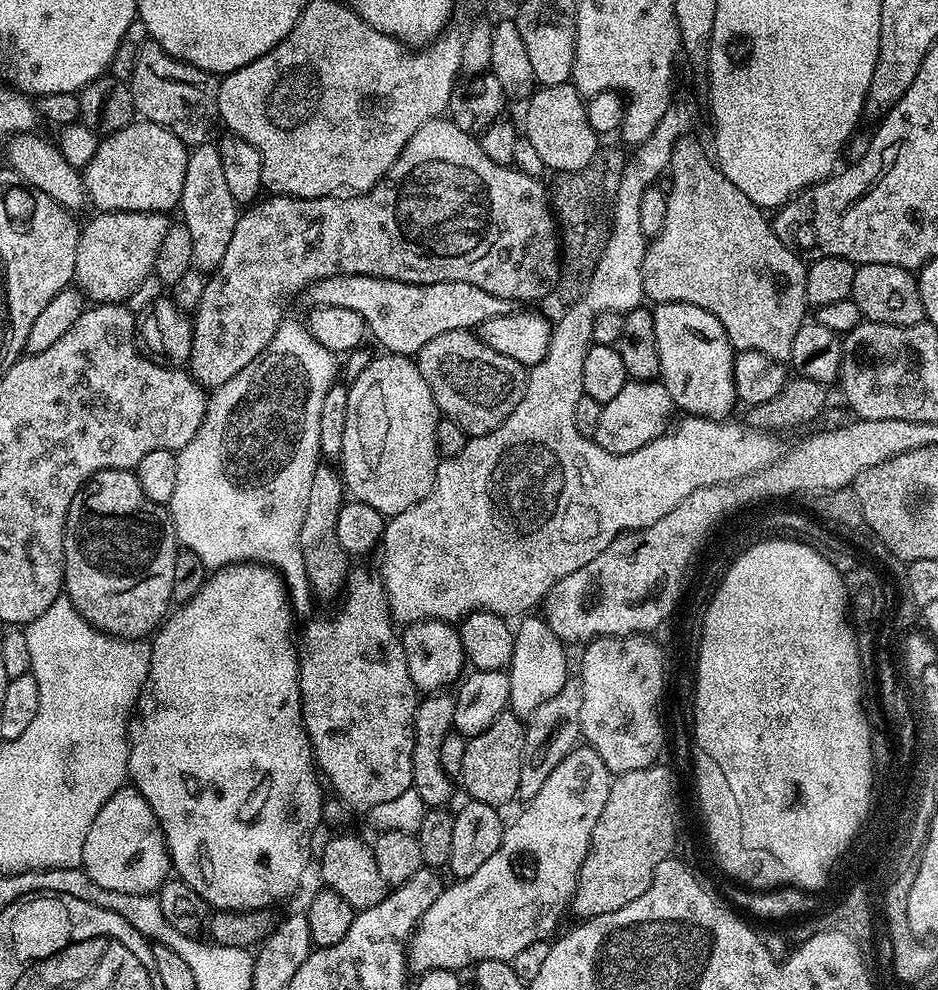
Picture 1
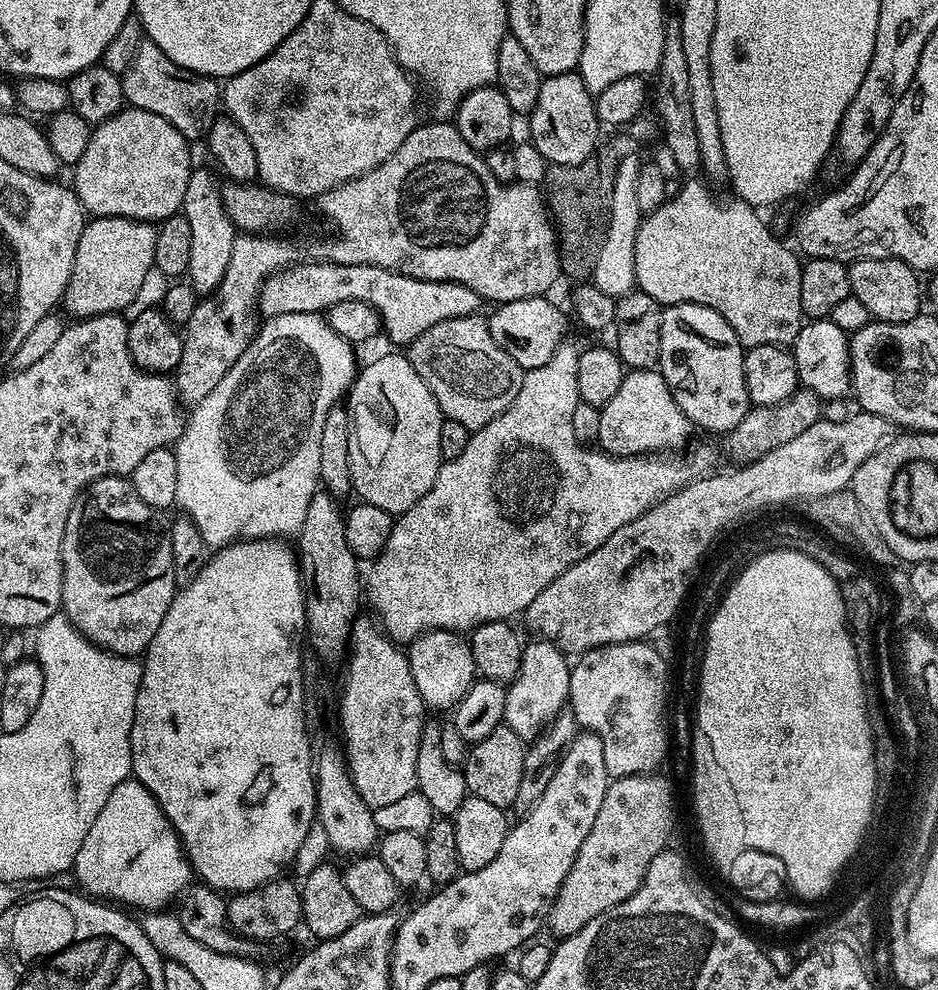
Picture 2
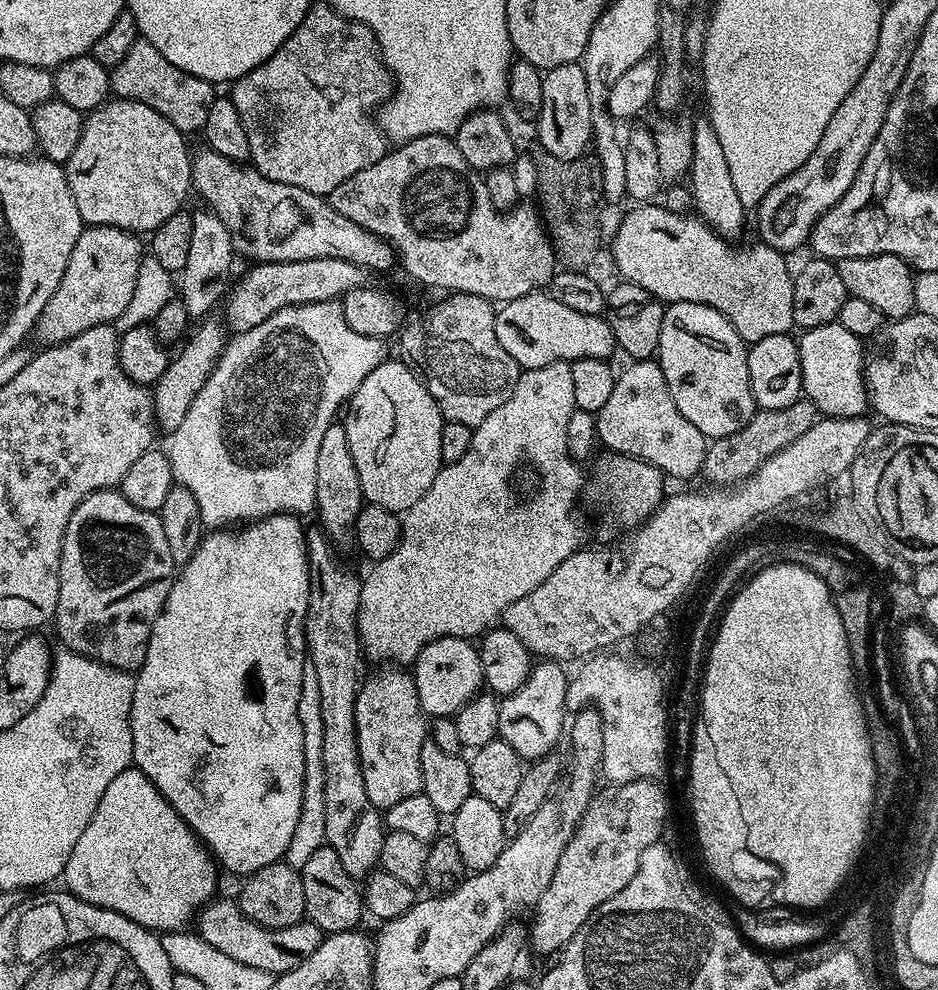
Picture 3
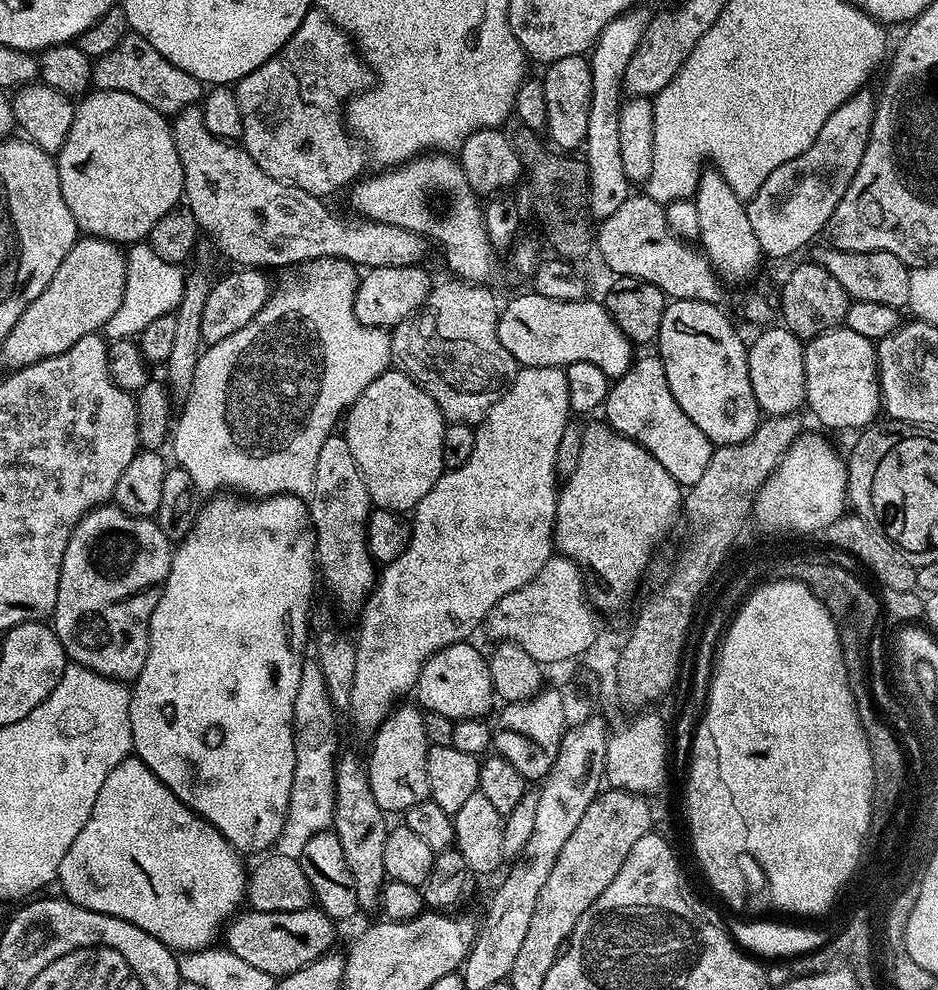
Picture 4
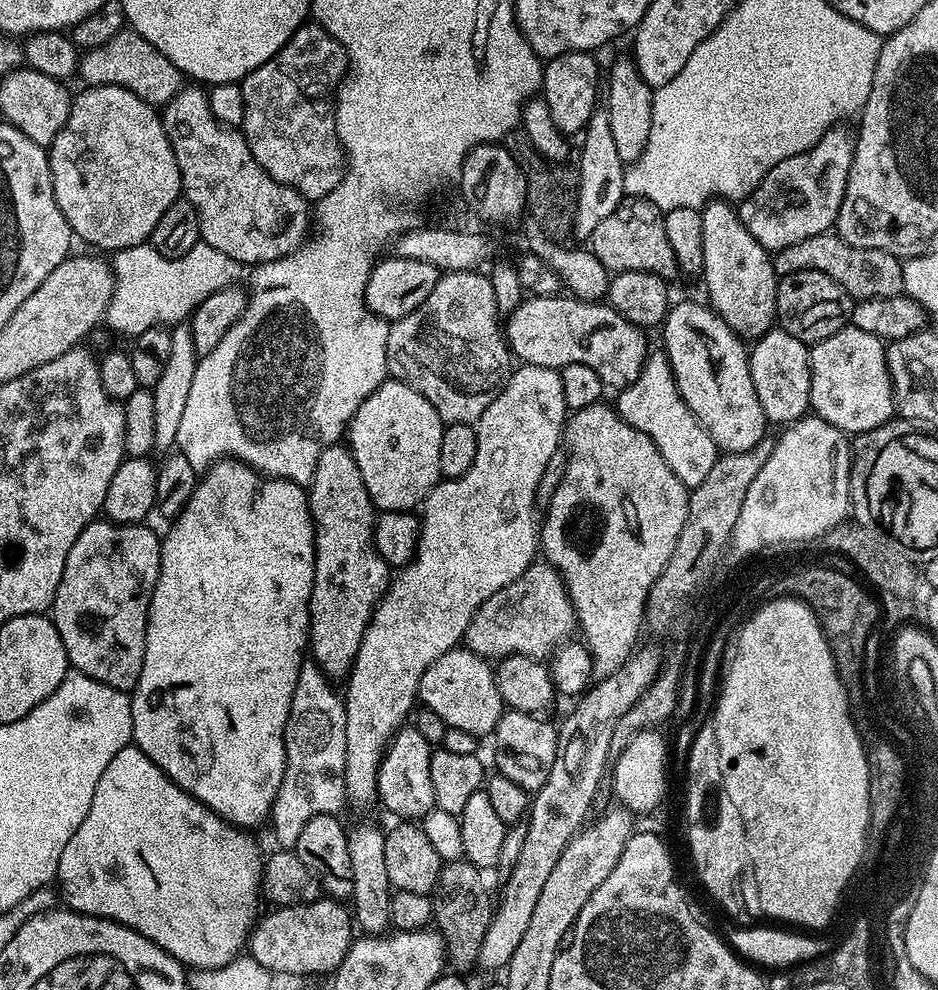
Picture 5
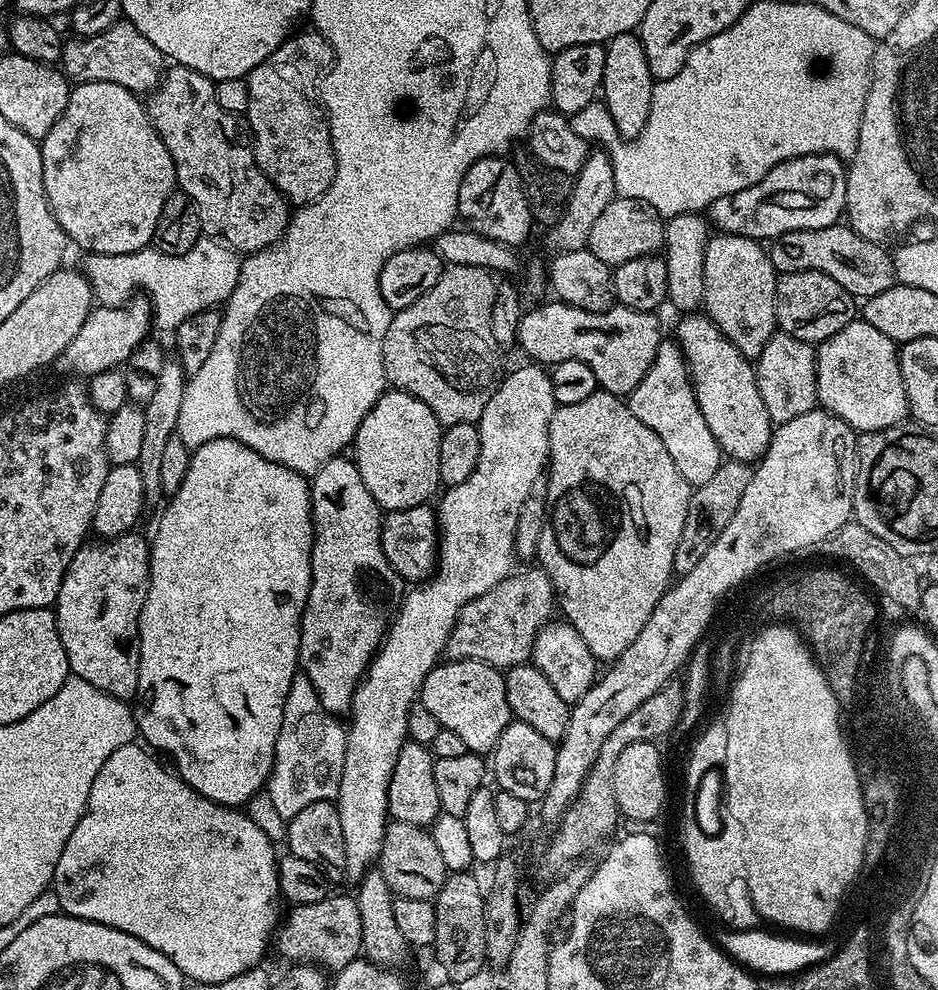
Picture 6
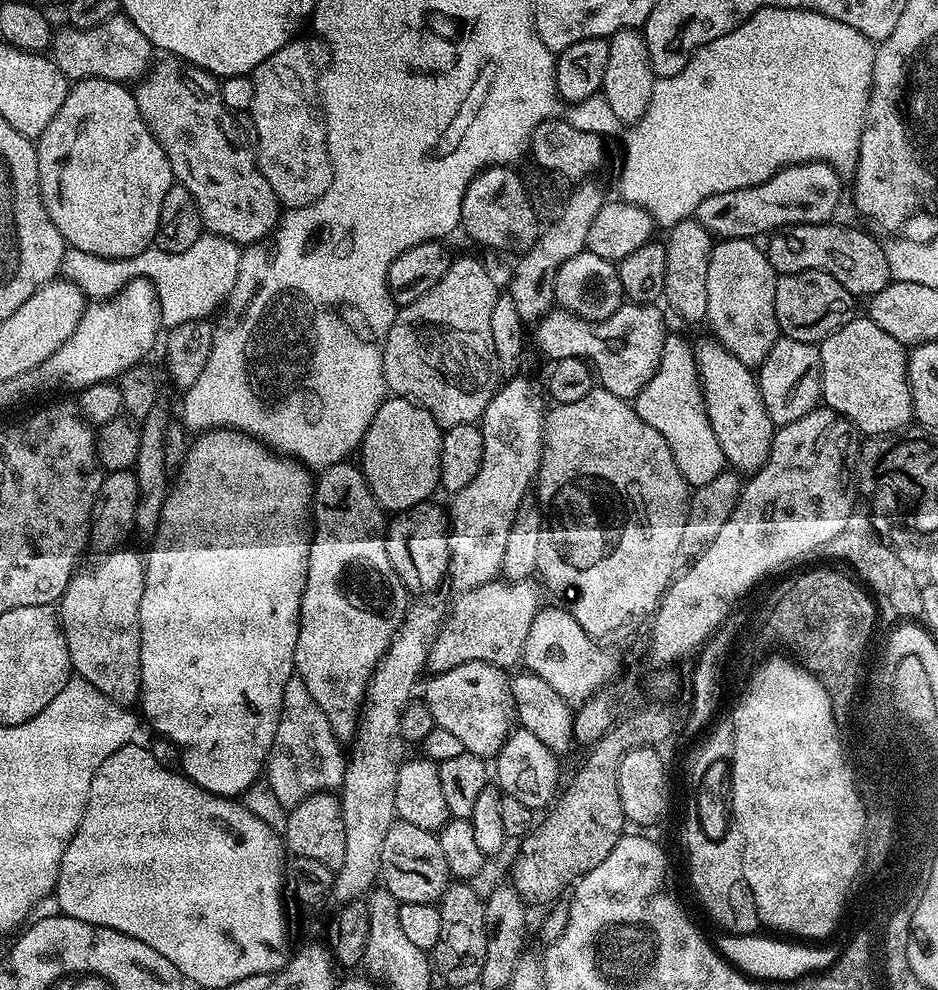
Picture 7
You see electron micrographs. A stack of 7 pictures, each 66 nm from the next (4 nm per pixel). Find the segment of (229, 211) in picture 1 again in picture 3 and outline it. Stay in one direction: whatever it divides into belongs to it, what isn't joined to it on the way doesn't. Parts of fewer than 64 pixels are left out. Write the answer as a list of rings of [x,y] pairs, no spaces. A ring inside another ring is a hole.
[[[198,210],[192,212],[192,225],[194,230],[190,234],[190,250],[186,257],[186,266],[178,273],[178,296],[183,300],[186,308],[186,314],[189,321],[199,322],[209,315],[212,307],[219,305],[223,301],[229,287],[232,276],[232,256],[234,249],[232,246],[232,232],[226,230],[226,226],[216,215],[207,210]]]

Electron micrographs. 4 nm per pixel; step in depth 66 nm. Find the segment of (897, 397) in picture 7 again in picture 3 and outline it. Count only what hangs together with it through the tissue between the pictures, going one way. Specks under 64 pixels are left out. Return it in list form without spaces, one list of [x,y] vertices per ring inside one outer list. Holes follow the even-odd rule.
[[[835,322],[814,326],[799,335],[803,395],[812,401],[817,413],[828,418],[864,416],[870,408],[864,381],[865,341]]]

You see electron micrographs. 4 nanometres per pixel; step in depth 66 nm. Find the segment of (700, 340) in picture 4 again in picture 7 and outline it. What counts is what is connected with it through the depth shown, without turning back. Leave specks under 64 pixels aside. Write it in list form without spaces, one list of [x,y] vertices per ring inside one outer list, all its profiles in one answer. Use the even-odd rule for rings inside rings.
[[[707,339],[697,343],[695,349],[704,387],[704,405],[714,438],[718,438],[718,446],[722,446],[725,461],[737,473],[755,474],[770,458],[774,431],[770,414],[766,414],[766,402],[762,402],[757,373],[738,362],[738,358],[715,339]]]

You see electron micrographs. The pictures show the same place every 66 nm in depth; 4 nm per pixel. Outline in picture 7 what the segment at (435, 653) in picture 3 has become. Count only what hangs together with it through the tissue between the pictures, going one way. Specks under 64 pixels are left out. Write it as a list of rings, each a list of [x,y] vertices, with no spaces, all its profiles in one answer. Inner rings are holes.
[[[466,662],[454,670],[435,673],[431,679],[422,700],[436,719],[436,727],[450,730],[465,752],[495,758],[518,724],[509,673],[486,662]]]

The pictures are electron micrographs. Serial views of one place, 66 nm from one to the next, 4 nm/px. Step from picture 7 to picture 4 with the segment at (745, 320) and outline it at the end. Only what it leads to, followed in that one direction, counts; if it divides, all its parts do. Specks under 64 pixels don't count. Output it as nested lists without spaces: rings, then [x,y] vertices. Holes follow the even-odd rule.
[[[714,166],[705,167],[701,172],[694,201],[700,231],[698,244],[717,273],[724,278],[729,276],[732,280],[754,275],[760,268],[762,253],[758,238],[754,238],[754,229],[750,227],[745,201],[740,200],[734,190],[730,190],[730,182],[726,182],[726,178],[722,178]]]

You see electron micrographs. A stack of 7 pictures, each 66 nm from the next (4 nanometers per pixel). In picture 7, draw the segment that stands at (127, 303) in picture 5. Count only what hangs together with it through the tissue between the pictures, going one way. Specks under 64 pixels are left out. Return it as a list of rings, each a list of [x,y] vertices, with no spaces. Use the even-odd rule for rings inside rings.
[[[201,234],[190,250],[167,252],[153,246],[142,254],[121,260],[102,258],[98,254],[86,254],[86,250],[65,247],[59,275],[78,286],[78,290],[93,301],[108,299],[131,280],[148,280],[156,288],[156,297],[160,300],[161,325],[170,329],[182,322],[208,320],[211,312],[215,313],[223,305],[234,290],[234,282],[238,282],[241,251],[241,245],[235,244],[230,238],[211,234]]]

